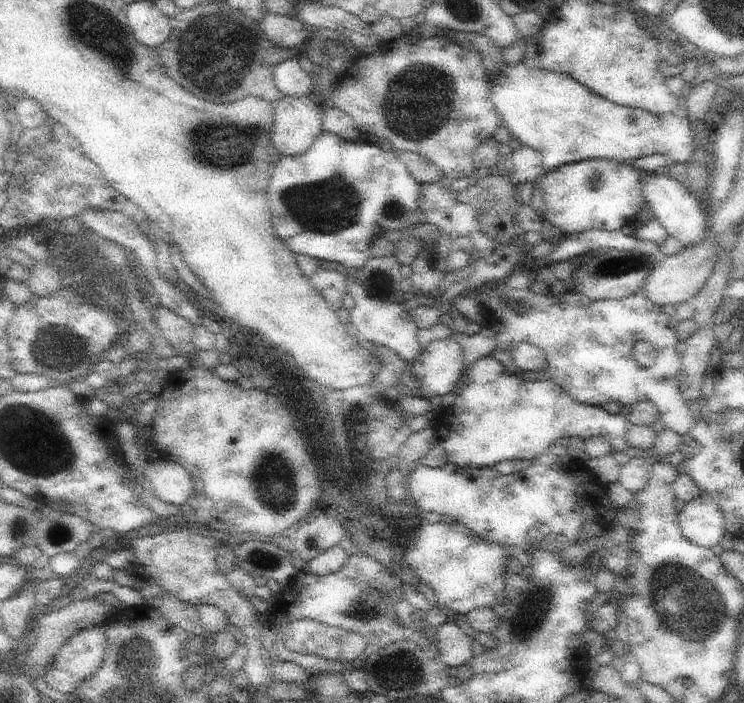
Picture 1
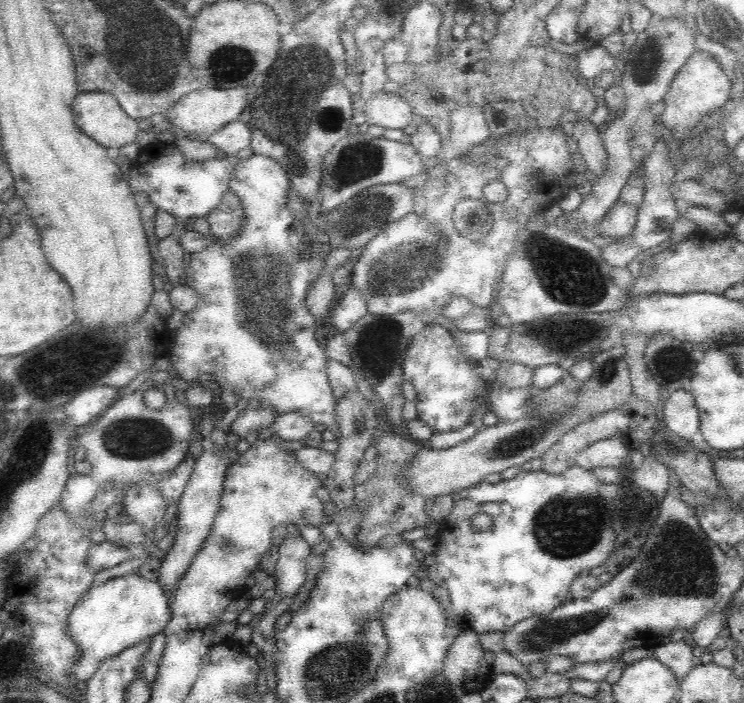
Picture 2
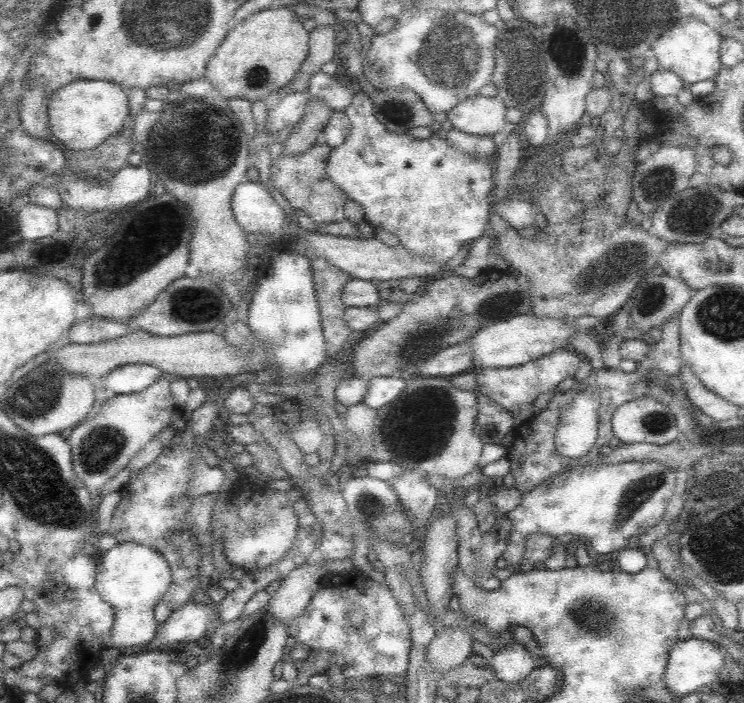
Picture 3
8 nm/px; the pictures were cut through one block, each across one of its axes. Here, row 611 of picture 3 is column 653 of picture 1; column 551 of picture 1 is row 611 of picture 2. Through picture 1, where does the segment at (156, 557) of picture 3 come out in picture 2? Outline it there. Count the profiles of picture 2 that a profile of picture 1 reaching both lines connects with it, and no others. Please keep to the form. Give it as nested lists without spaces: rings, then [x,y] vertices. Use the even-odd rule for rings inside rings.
[[[134,572],[124,578],[112,578],[102,584],[94,584],[68,616],[68,630],[80,654],[72,668],[74,680],[80,686],[86,686],[104,660],[118,656],[126,648],[136,646],[158,632],[164,632],[168,622],[170,600],[158,580],[146,580]]]

